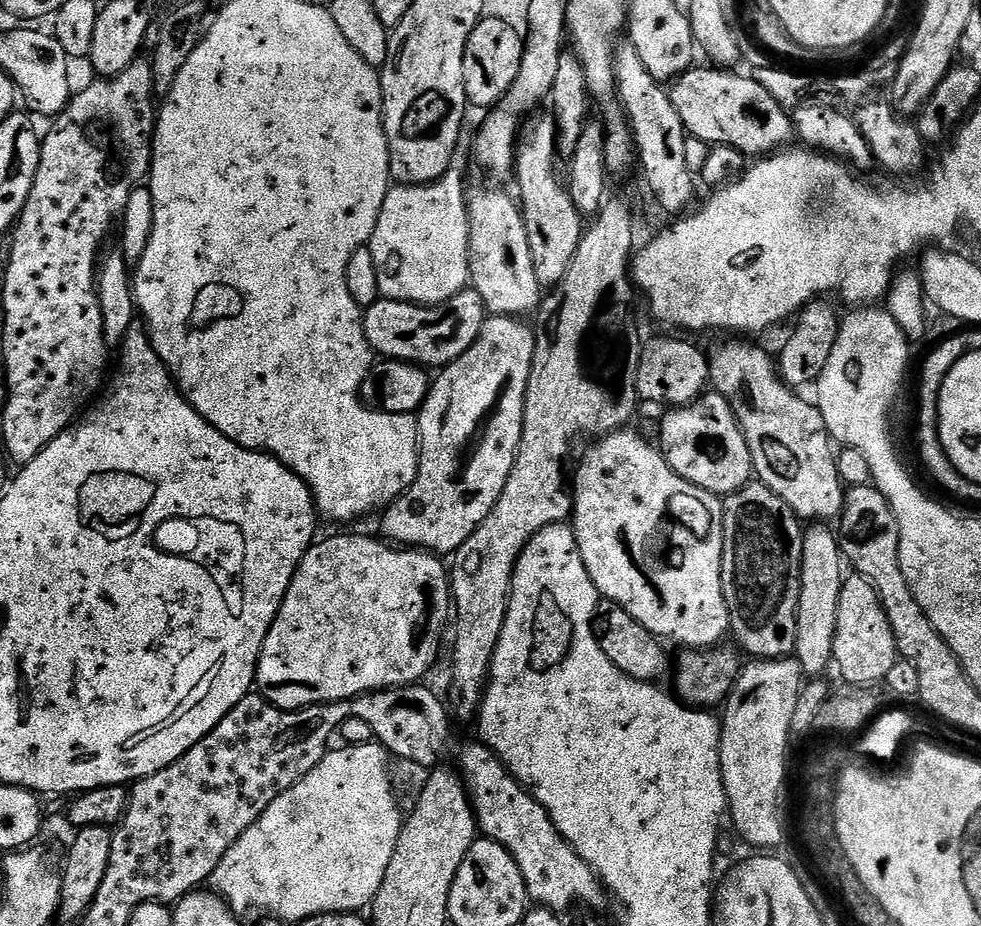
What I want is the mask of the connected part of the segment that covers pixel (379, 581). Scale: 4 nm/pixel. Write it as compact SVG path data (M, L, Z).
M332 536L329 540L313 543L302 558L286 598L266 634L260 647L260 657L256 663L255 687L259 695L276 708L287 712L297 712L300 708L309 708L315 704L336 704L339 700L352 700L355 696L364 696L367 692L380 692L383 688L404 688L407 684L421 683L424 675L436 664L440 656L440 639L444 636L444 627L449 627L454 612L454 601L450 587L450 572L435 552L411 546L397 546L387 539L375 540L372 536Z

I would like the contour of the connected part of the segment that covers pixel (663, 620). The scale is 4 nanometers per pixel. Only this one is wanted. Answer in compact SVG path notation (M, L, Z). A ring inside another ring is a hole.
M625 426L618 432L609 432L607 436L597 439L588 456L588 461L580 468L580 477L574 480L574 527L578 546L582 554L582 562L586 562L586 570L594 582L597 592L605 600L613 600L618 606L622 606L634 617L646 630L650 630L658 638L665 641L673 640L676 644L684 644L688 650L708 650L719 645L720 640L730 632L728 619L728 607L722 590L722 554L724 553L724 506L721 497L712 492L702 490L686 478L679 476L655 443L647 444L636 432L631 432L631 427Z

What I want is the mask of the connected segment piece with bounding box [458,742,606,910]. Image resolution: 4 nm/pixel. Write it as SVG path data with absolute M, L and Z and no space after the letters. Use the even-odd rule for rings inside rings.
M483 742L468 744L460 752L458 771L468 789L468 799L478 812L478 828L487 839L496 841L518 862L529 897L537 905L561 910L575 900L600 904L606 897L592 867L556 832L548 811L528 793L524 785L495 759Z

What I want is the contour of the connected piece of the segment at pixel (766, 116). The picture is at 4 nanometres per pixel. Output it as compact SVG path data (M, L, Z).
M696 67L681 72L670 84L672 105L688 136L697 136L709 146L728 145L743 154L768 154L789 143L788 135L794 132L789 113L756 79L732 72L736 70Z

